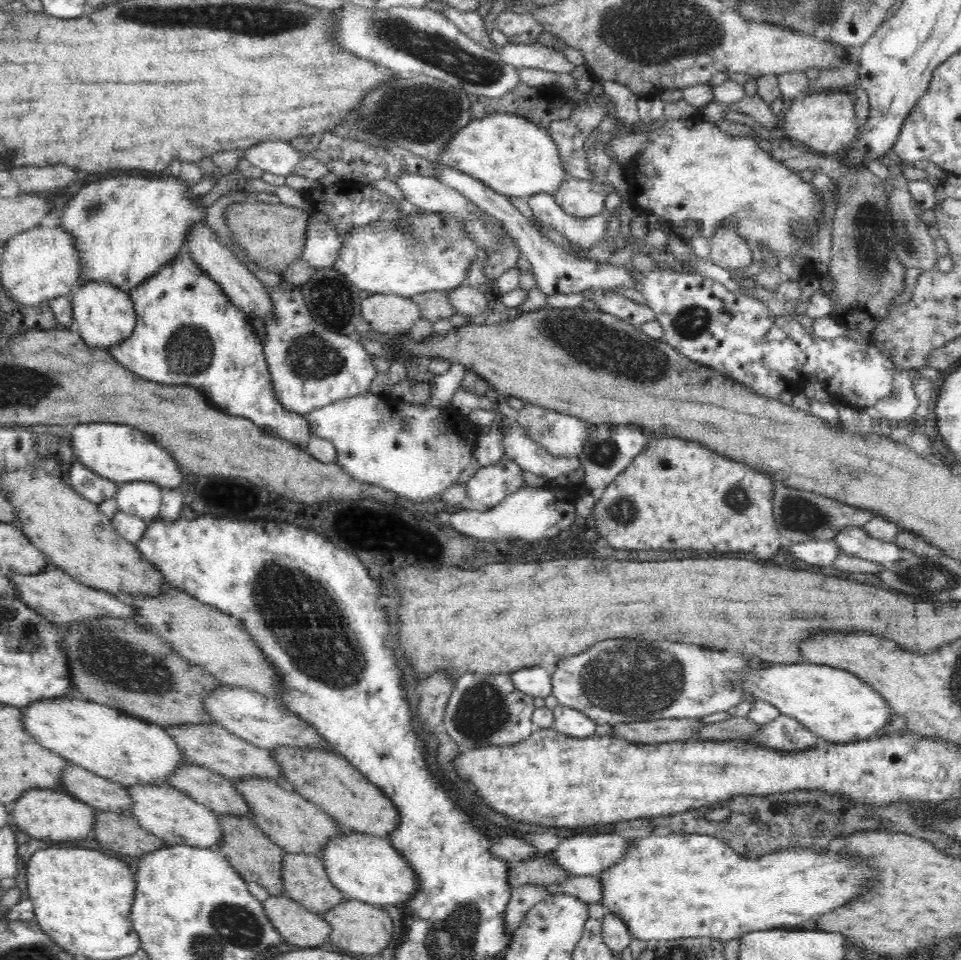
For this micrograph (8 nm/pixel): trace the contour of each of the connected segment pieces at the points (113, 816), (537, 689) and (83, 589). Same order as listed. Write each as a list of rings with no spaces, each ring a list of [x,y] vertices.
[[[97,812],[97,824],[92,834],[104,848],[117,854],[128,854],[140,858],[144,853],[162,848],[166,842],[159,836],[140,827],[131,814]]]
[[[533,666],[511,673],[513,685],[524,694],[534,698],[546,698],[552,694],[552,669],[546,666]]]
[[[48,564],[46,568],[36,574],[20,574],[8,572],[8,577],[14,581],[17,596],[22,602],[33,608],[40,616],[55,624],[78,623],[98,617],[138,618],[135,608],[129,601],[117,595],[98,590],[82,584],[60,567]]]

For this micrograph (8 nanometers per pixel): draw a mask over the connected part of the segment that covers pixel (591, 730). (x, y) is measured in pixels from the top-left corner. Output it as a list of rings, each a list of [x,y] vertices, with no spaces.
[[[558,704],[553,709],[554,722],[552,728],[559,733],[574,738],[593,737],[596,730],[596,722],[589,716],[582,714],[575,708]]]

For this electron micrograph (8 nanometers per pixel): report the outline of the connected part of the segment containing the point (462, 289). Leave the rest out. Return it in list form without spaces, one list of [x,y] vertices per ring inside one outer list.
[[[464,284],[458,288],[451,289],[448,293],[448,303],[455,308],[457,314],[463,314],[468,319],[478,315],[489,314],[489,295],[481,294],[476,288]]]

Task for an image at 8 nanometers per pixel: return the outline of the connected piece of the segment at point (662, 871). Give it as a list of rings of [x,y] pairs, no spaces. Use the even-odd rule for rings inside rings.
[[[684,834],[684,836],[666,836],[666,838],[638,838],[634,840],[632,844],[627,846],[625,857],[622,857],[615,865],[612,865],[609,869],[603,870],[599,875],[600,881],[602,881],[602,894],[601,902],[607,912],[619,916],[628,927],[633,938],[638,940],[658,940],[669,941],[676,940],[677,938],[718,938],[722,941],[738,939],[742,935],[755,930],[766,929],[788,929],[790,926],[796,928],[796,924],[804,922],[804,920],[810,920],[814,916],[820,916],[820,914],[826,914],[834,908],[838,908],[840,904],[846,904],[850,900],[854,900],[856,896],[860,896],[864,890],[866,890],[866,882],[872,878],[872,870],[866,862],[856,862],[856,860],[848,860],[848,858],[842,858],[838,854],[828,854],[828,852],[814,852],[814,850],[804,850],[804,848],[790,848],[790,850],[780,850],[780,852],[774,852],[774,854],[768,854],[768,856],[762,856],[762,858],[756,858],[756,860],[748,860],[748,858],[740,858],[732,848],[728,848],[724,842],[708,836],[706,834]]]

